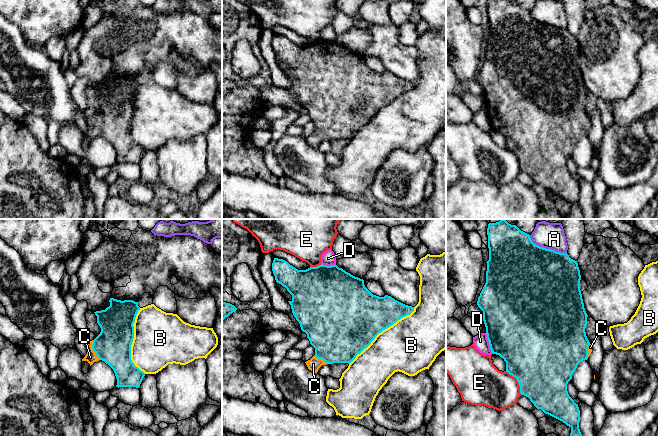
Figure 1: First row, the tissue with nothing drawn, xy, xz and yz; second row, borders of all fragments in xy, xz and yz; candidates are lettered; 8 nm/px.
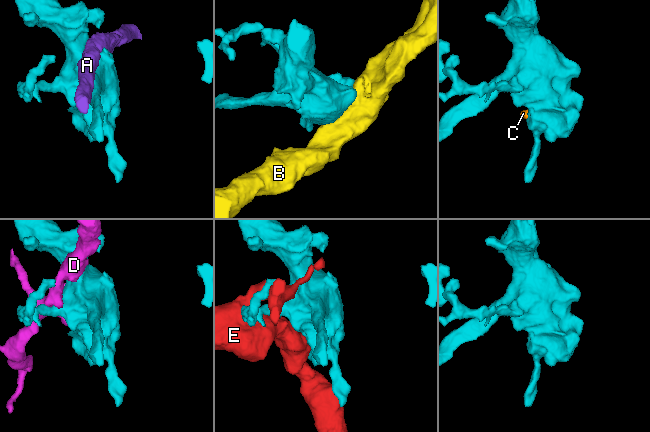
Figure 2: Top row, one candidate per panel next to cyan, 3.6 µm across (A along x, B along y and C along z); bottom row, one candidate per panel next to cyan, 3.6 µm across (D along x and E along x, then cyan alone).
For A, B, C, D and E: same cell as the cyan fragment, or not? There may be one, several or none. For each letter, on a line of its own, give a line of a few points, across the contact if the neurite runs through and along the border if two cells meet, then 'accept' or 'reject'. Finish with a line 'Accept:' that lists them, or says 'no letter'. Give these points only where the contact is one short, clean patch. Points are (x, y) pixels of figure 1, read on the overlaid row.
A: reject
B: reject
C: xy (113, 345), (93, 350), (90, 357) | accept
D: reject
E: reject
Accept: C

